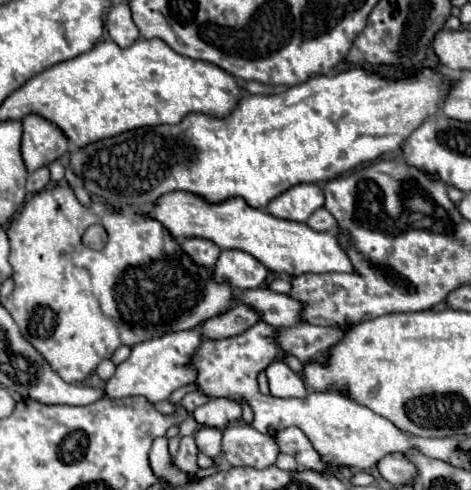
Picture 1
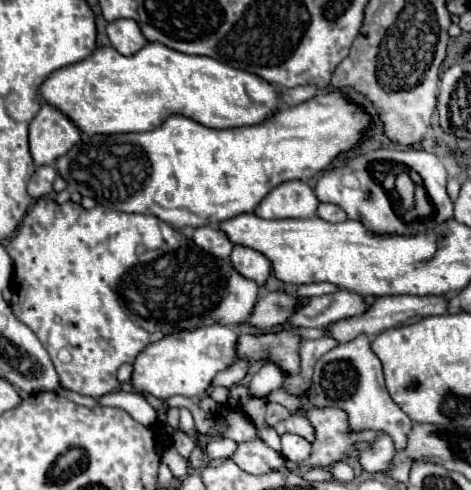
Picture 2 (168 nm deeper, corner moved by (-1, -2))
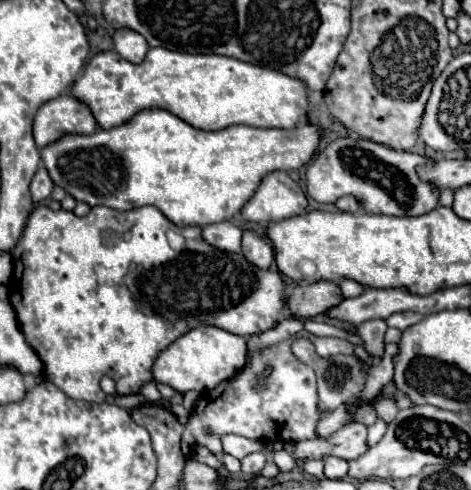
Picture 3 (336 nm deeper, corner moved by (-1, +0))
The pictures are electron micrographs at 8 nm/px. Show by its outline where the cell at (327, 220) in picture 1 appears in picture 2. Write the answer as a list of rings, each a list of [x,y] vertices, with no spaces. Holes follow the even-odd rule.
[[[320,204],[318,206],[318,216],[328,220],[328,222],[342,222],[342,220],[348,218],[346,212],[336,204]]]

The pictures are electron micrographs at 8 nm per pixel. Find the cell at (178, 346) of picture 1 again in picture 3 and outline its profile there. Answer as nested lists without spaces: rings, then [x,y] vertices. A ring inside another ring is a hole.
[[[198,326],[180,338],[176,338],[168,348],[164,348],[152,366],[154,382],[168,384],[178,392],[204,392],[214,390],[220,382],[230,380],[246,364],[246,338],[226,332],[216,326]]]

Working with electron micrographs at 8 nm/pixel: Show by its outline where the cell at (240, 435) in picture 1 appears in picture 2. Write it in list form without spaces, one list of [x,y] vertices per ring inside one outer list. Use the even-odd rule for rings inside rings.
[[[252,440],[252,442],[242,442],[238,444],[236,454],[232,460],[248,474],[268,474],[272,470],[280,470],[284,466],[284,458],[272,448],[268,448],[262,440]]]

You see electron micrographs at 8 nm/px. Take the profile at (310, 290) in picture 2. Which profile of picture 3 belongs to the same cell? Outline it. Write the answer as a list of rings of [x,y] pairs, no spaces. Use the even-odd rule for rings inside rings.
[[[342,280],[338,286],[340,286],[344,298],[352,298],[352,296],[358,296],[364,292],[364,288],[360,284],[354,284],[354,280]]]

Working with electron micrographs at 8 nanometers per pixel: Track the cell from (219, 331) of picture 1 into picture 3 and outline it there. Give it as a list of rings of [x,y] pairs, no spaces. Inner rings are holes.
[[[302,282],[296,284],[292,292],[286,296],[286,308],[294,318],[306,320],[326,312],[340,300],[342,300],[340,288],[332,282],[314,282],[314,284]]]

